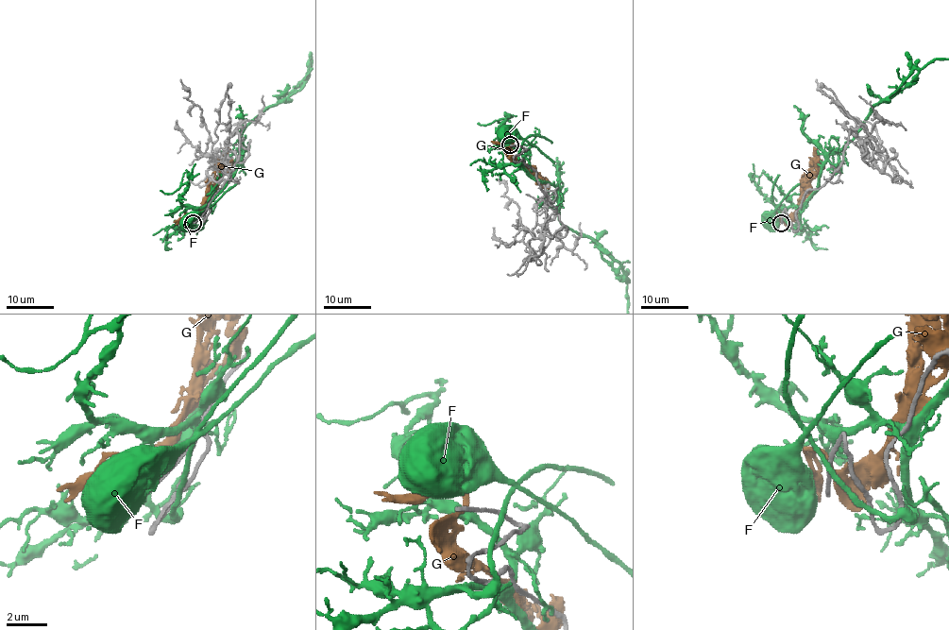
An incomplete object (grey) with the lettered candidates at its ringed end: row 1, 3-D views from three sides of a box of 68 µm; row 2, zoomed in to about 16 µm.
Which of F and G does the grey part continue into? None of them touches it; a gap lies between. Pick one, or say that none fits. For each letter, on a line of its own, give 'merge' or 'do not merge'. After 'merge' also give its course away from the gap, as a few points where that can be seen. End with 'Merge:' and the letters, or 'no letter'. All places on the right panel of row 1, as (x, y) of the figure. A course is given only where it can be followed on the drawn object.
F: do not merge
G: do not merge
Merge: no letter

